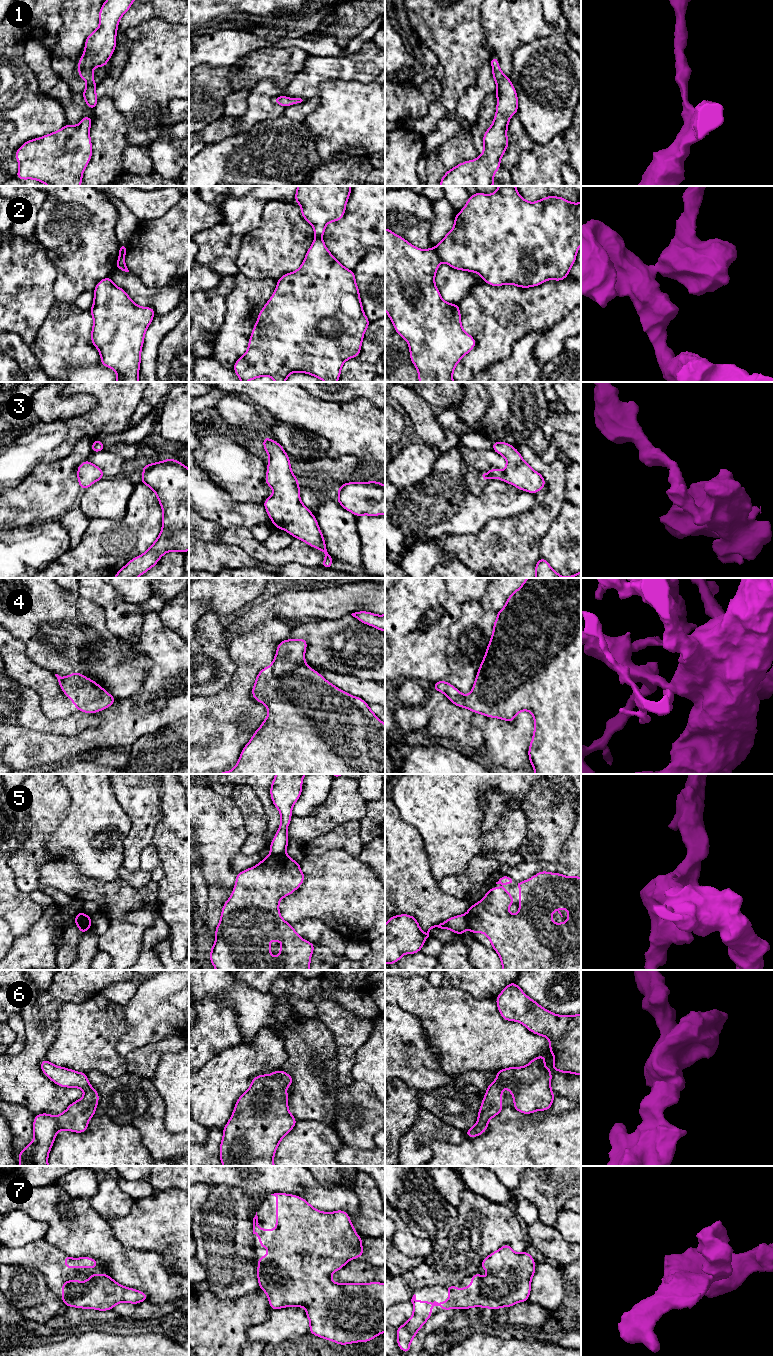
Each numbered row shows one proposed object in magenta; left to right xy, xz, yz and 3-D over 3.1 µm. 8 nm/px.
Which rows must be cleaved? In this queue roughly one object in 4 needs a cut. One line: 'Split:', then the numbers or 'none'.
Split: 2, 5

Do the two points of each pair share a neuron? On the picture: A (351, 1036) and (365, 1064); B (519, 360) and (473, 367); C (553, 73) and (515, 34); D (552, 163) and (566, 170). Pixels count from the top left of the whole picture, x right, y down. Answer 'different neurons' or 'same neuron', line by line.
A: different neurons
B: different neurons
C: different neurons
D: different neurons

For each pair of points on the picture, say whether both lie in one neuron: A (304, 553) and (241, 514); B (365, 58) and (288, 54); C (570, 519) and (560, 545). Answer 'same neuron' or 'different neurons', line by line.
A: different neurons
B: different neurons
C: same neuron

